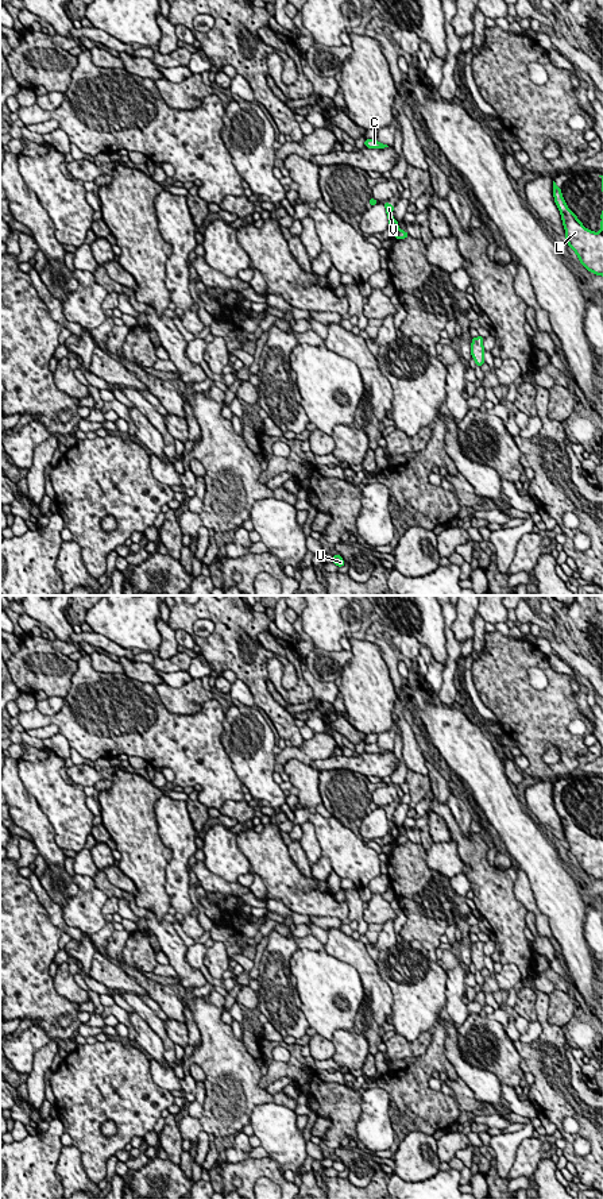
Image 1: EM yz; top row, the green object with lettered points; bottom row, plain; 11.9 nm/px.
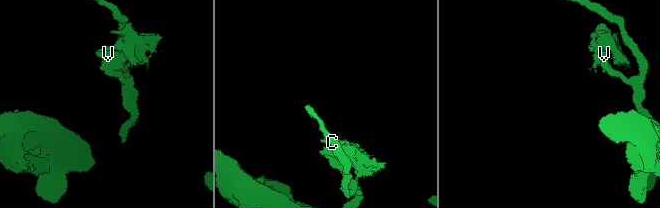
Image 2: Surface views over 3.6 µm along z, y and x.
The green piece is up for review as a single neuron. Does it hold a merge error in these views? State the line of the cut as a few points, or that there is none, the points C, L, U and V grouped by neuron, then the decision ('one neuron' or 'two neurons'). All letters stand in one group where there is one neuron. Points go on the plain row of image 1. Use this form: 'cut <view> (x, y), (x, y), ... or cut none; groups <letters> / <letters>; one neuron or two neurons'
cut yz (399, 835), (394, 840); groups C L U / V; two neurons

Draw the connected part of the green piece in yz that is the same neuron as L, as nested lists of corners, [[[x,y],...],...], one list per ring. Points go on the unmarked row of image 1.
[[[553,786],[553,802],[561,818],[568,851],[576,857],[581,870],[596,880],[603,880],[603,816],[600,836],[587,834],[567,811],[561,794]]]

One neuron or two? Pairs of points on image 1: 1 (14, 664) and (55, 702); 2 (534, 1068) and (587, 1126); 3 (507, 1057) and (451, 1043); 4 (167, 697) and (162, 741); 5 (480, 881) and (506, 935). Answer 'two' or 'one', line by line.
1: two
2: one
3: two
4: two
5: one

